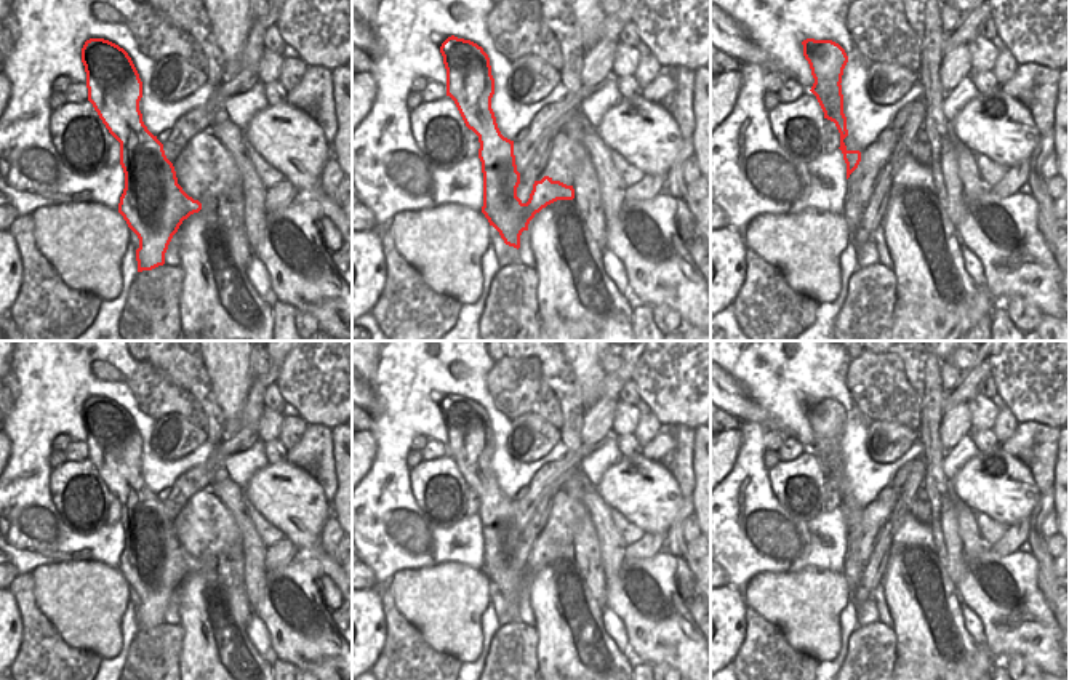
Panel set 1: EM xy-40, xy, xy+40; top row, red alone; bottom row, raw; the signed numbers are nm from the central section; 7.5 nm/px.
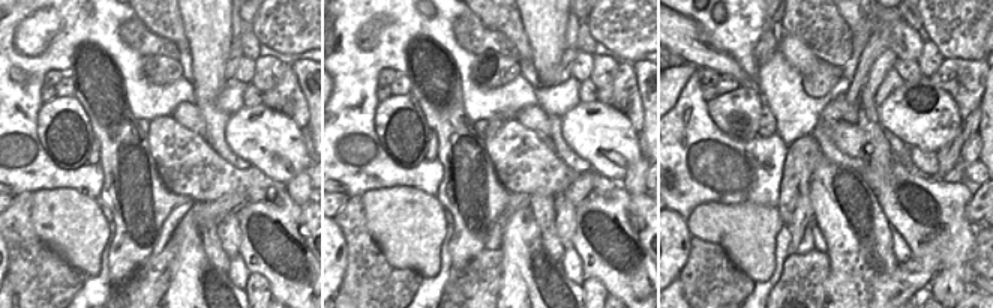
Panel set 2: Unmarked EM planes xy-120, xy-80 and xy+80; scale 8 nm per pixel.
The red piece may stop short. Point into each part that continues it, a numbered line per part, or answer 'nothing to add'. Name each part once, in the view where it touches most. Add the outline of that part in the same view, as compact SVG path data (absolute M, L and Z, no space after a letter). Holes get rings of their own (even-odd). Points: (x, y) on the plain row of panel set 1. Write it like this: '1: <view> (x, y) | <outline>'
nothing to add

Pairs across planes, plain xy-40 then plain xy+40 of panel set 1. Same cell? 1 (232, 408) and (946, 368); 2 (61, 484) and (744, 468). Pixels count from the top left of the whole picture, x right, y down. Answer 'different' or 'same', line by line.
1: same
2: different

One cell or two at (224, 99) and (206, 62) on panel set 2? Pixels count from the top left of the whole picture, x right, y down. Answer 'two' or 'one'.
two

